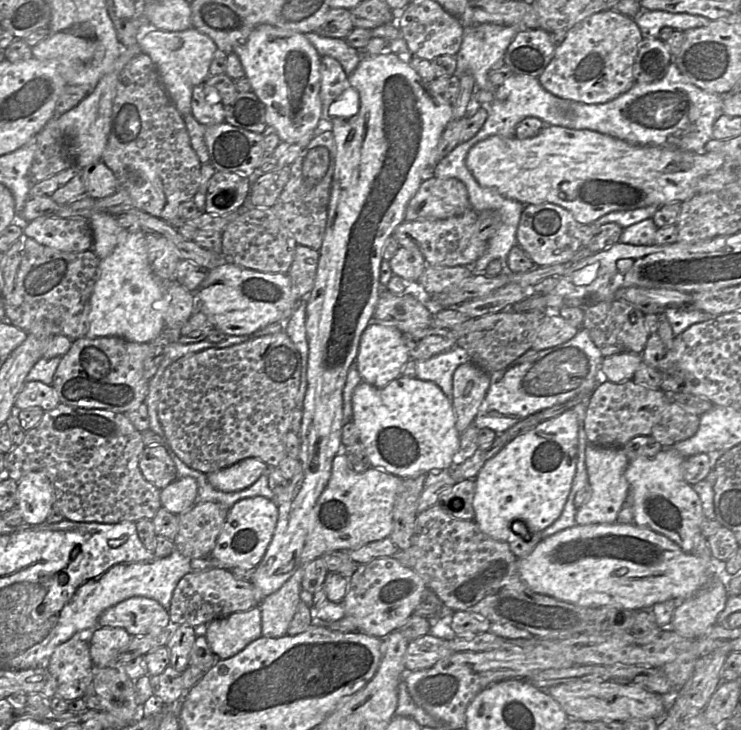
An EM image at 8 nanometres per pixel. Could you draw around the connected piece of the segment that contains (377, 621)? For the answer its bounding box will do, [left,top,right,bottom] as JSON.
[343,556,431,639]

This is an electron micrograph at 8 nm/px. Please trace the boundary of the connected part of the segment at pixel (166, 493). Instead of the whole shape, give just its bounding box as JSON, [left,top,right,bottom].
[160,477,198,515]

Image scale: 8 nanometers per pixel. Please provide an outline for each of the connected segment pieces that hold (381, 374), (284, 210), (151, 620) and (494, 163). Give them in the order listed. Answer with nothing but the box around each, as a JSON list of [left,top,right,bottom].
[[356,322,408,386],[272,131,336,250],[98,596,173,637],[466,125,724,225]]

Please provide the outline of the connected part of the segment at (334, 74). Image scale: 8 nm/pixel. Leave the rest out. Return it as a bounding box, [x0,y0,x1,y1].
[320,56,349,122]

